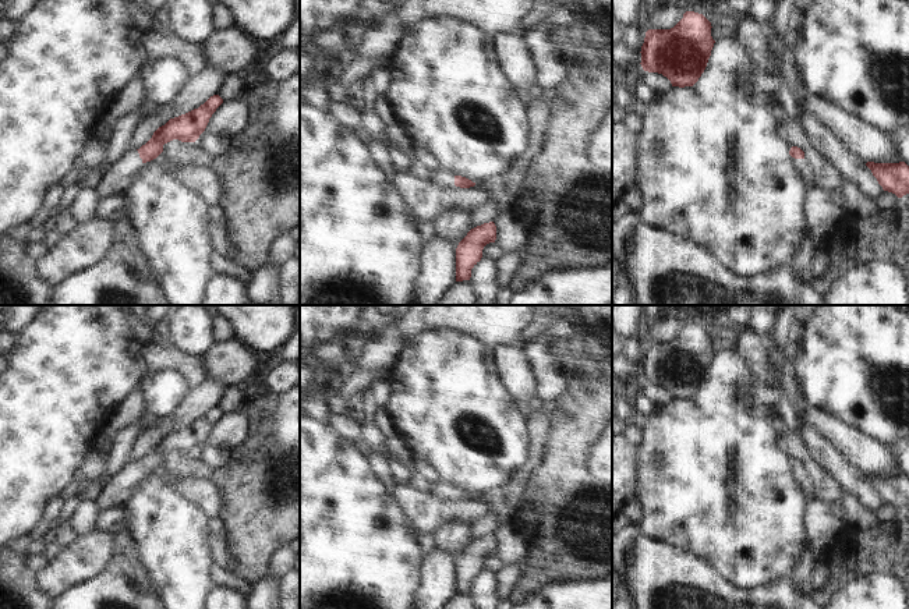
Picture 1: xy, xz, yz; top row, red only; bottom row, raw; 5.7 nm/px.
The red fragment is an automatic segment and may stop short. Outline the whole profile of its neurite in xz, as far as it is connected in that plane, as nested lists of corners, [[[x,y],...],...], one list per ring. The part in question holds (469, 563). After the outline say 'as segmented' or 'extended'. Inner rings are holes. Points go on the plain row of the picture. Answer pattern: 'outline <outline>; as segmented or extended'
outline [[[494,534],[471,541],[456,560],[456,594],[470,592],[471,581],[481,573],[487,556],[495,555]]]; as segmented

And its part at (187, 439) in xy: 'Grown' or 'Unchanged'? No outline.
Grown.

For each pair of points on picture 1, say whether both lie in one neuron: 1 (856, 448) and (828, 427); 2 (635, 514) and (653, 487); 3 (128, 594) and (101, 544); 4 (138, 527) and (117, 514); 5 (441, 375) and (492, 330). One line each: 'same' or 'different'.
1: same
2: different
3: different
4: different
5: different

